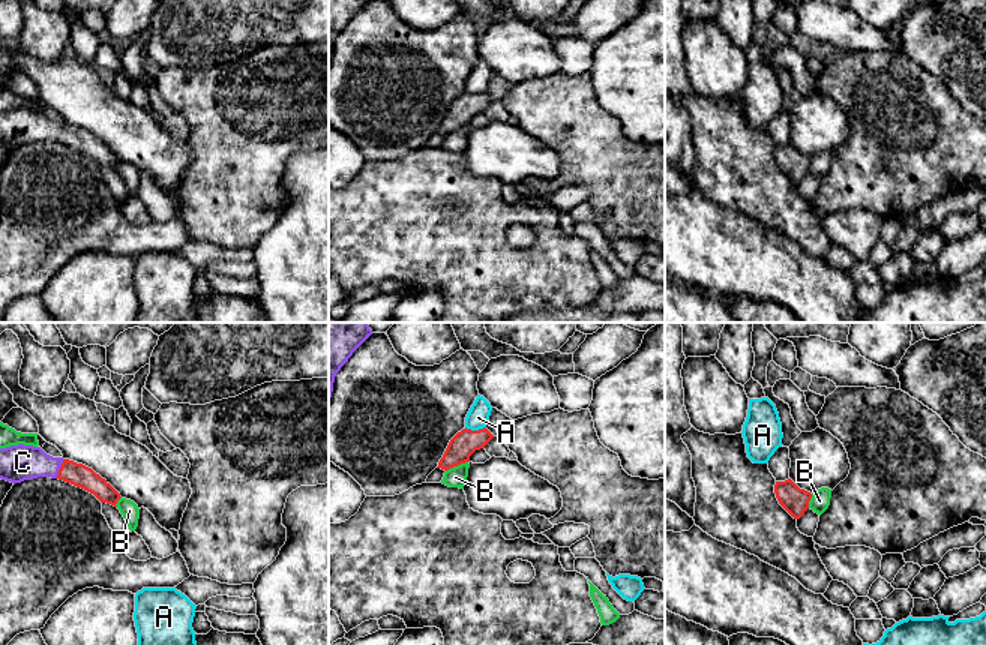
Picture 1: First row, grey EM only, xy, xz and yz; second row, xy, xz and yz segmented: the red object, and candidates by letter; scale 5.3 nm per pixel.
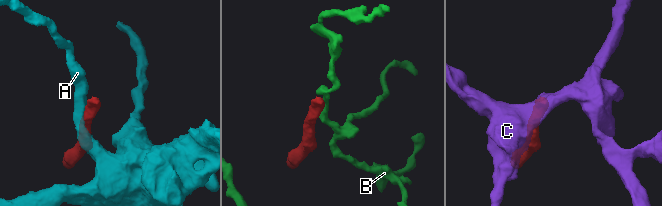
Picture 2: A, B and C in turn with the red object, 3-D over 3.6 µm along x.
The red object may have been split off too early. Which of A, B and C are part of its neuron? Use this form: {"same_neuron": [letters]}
{"same_neuron": ["C"]}

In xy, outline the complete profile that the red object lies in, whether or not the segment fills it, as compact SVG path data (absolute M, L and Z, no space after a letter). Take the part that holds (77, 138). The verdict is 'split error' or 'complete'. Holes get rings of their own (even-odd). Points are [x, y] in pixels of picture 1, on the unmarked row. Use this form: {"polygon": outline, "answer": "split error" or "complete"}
{"polygon": "M11 110L0 112L0 142L21 147L38 141L59 142L93 158L101 166L117 171L120 158L92 132L63 122L53 122L41 111Z", "answer": "split error"}

